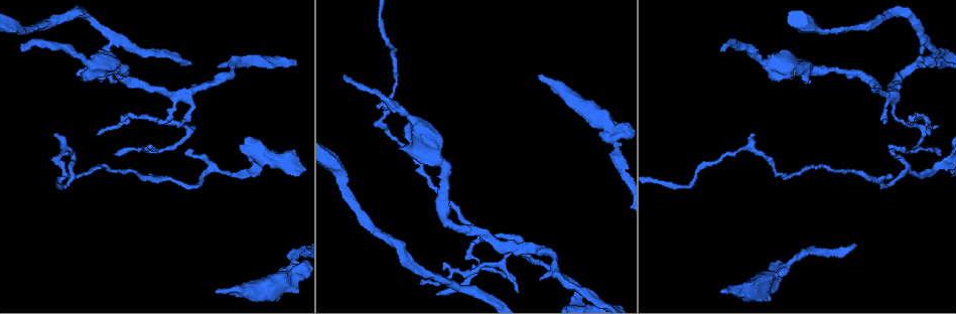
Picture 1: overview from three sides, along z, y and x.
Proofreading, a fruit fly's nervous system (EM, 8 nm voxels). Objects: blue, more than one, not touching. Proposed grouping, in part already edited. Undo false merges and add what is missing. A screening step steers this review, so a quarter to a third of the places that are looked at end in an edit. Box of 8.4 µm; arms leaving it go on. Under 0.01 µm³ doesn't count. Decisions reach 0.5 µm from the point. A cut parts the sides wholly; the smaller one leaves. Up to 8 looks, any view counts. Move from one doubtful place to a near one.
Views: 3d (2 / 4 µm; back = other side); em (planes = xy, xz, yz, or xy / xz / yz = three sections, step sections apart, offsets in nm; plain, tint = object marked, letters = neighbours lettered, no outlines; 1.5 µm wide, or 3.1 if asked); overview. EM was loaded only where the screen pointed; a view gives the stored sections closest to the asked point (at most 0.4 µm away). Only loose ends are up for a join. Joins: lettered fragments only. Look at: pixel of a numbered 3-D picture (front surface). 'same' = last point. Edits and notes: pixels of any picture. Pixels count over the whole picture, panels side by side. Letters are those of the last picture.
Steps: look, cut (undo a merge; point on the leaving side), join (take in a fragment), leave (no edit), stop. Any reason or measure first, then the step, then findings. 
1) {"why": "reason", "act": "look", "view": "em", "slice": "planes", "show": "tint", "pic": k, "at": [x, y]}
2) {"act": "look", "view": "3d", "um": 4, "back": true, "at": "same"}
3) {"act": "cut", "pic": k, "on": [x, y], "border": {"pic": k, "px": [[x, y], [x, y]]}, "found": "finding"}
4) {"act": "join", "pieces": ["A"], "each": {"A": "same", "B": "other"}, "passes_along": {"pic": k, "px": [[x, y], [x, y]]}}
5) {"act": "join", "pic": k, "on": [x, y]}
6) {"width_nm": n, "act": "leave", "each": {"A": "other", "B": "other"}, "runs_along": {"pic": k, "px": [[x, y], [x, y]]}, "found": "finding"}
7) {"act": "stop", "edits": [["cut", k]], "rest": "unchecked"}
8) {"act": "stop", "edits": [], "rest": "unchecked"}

{"why": "calibre changes", "act": "look", "view": "em", "slice": "planes", "show": "tint", "pic": 1, "at": [736, 290]}

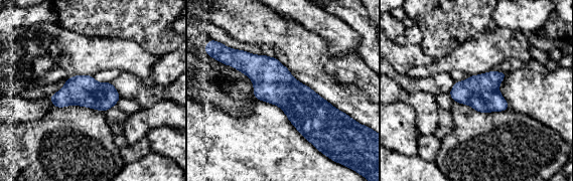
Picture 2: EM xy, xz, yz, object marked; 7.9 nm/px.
{"act": "look", "view": "em", "slice": "planes", "show": "letters", "at": "same"}

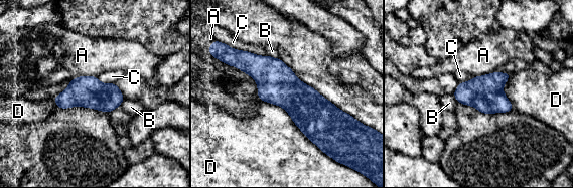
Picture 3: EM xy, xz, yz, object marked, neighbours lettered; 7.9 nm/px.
{"width_nm": 260, "act": "leave", "each": {"A": "other", "B": "other", "C": "other", "D": "other"}, "border": {"pic": 3, "px": [[233, 47], [259, 55], [266, 55]]}, "found": "all the same neuron"}

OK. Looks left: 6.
{"why": "branch point", "act": "look", "view": "3d", "um": 2, "pic": 1, "at": [295, 271]}

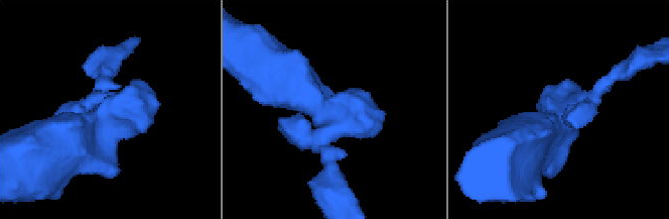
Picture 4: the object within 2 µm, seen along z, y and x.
{"why": "need the tissue", "act": "look", "view": "em", "slice": "planes", "show": "tint", "pic": 4, "at": [335, 119]}

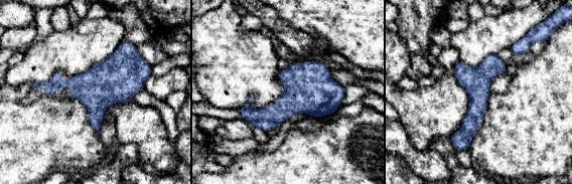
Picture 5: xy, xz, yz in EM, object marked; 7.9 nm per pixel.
{"act": "look", "view": "em", "slice": "planes", "show": "letters", "at": "same"}

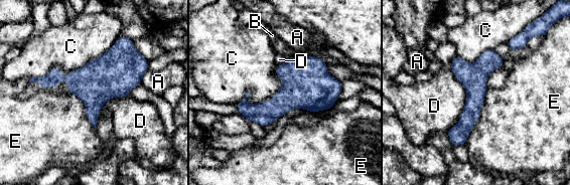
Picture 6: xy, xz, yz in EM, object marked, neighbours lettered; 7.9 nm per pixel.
{"act": "leave", "each": {"A": "other", "B": "other", "C": "other", "D": "other", "E": "other"}, "runs_along": {"pic": 6, "px": [[492, 52], [475, 74], [455, 143]]}, "found": "one neuron here"}

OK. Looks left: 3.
{"why": "thin end", "act": "look", "view": "3d", "um": 4, "pic": 1, "at": [890, 152]}

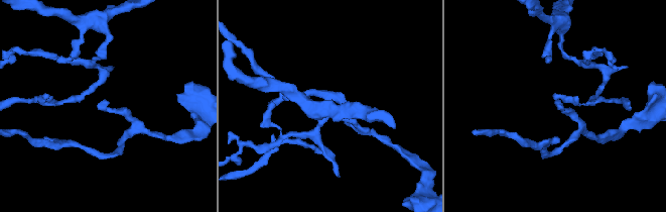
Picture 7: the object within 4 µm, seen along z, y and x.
{"why": "shape alone is not enough", "act": "look", "view": "em", "slice": "yz", "step": 4, "show": "tint", "pic": 7, "at": [557, 100]}

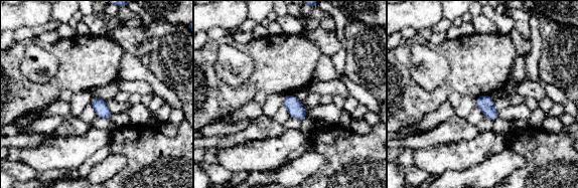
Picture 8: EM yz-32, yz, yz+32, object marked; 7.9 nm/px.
{"why": "cut it another way", "act": "look", "view": "em", "slice": "xz", "step": 8, "show": "letters", "at": "same"}

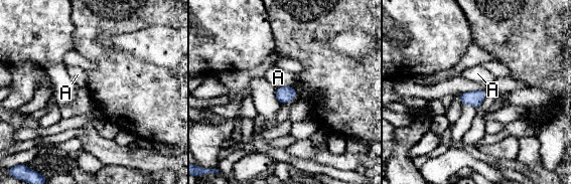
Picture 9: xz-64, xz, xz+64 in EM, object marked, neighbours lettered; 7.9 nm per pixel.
{"width_nm": 130, "act": "leave", "each": {"A": "other"}, "found": "no lettered fragment goes on from it"}

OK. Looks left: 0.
{"act": "stop", "edits": [], "rest": "unchecked"}

